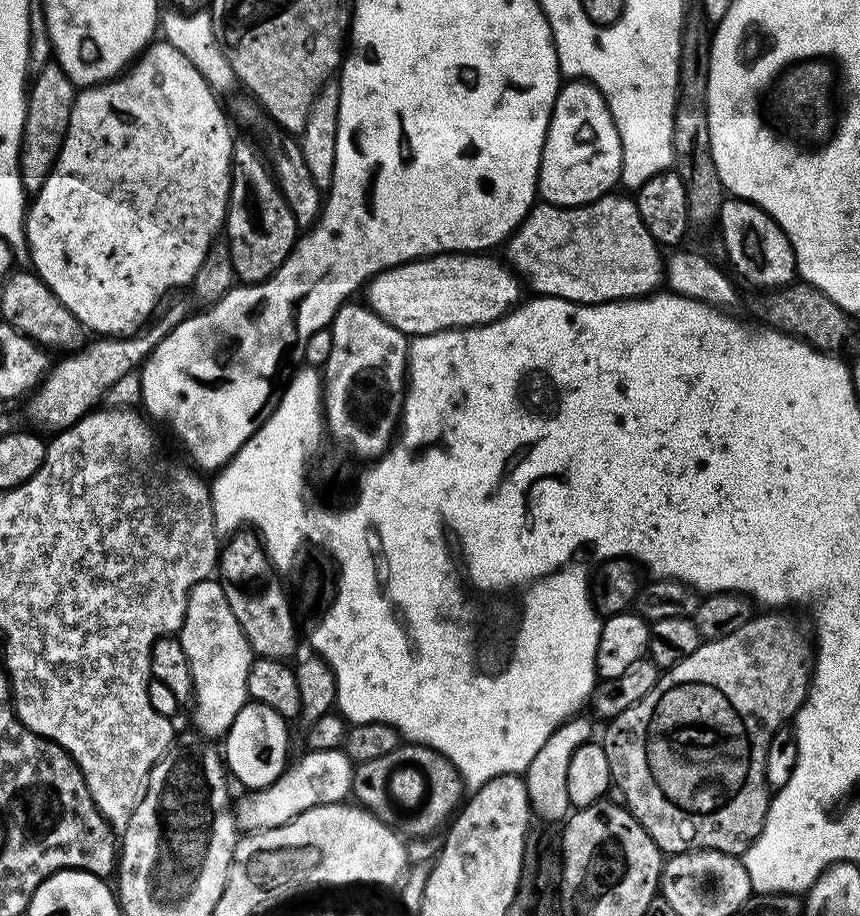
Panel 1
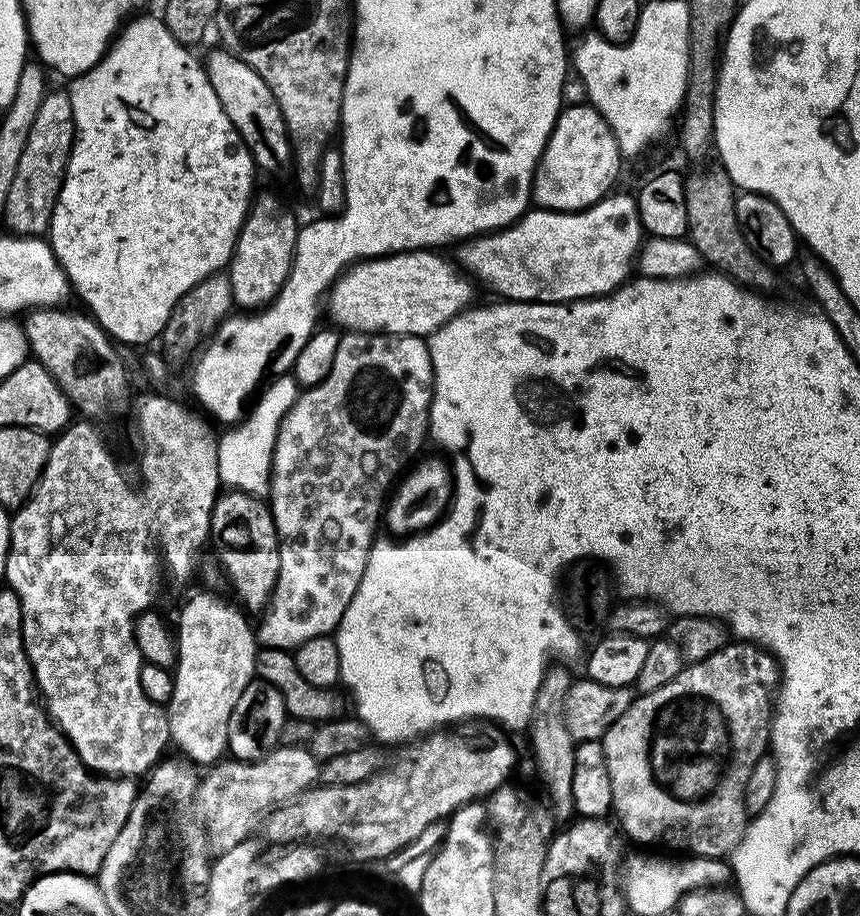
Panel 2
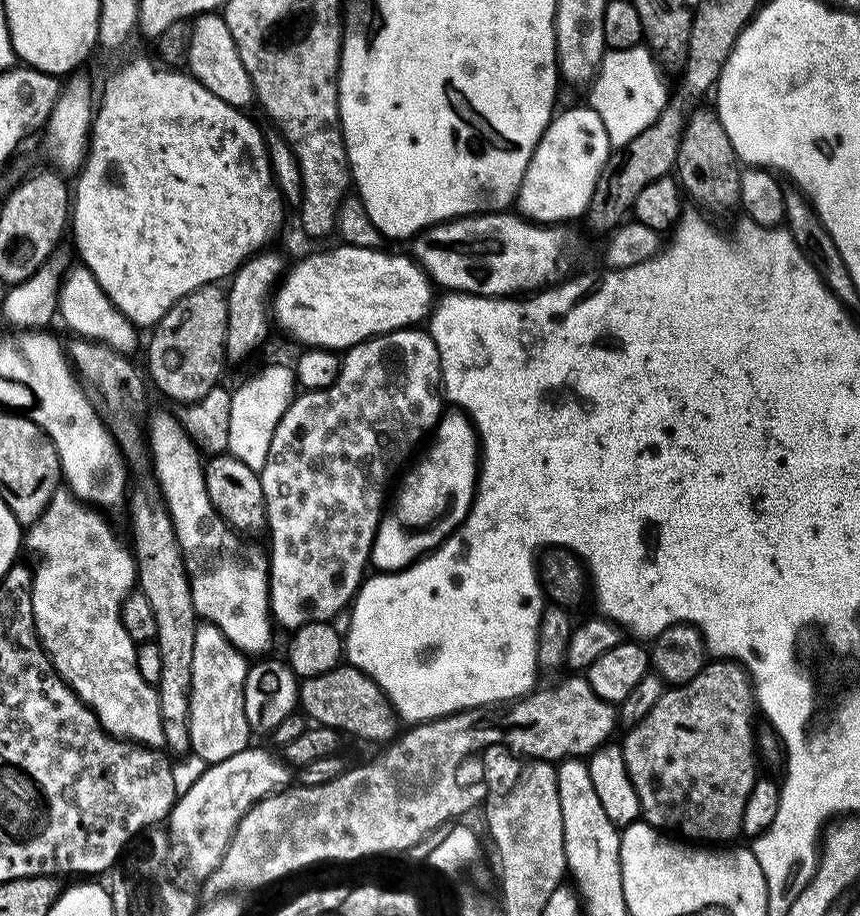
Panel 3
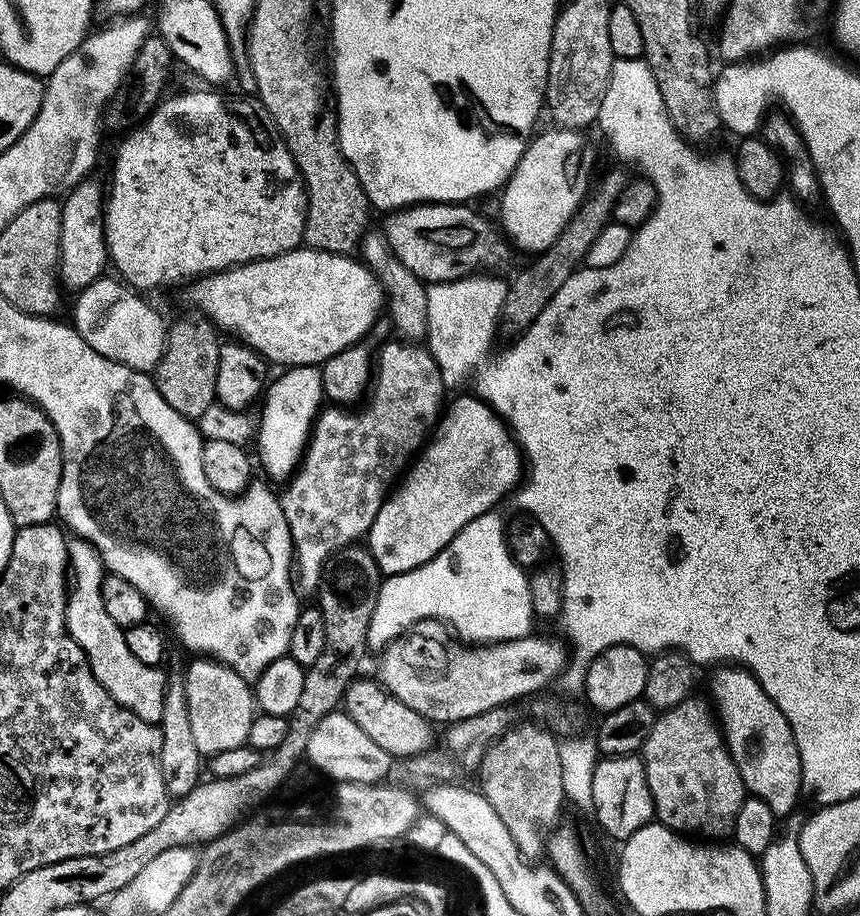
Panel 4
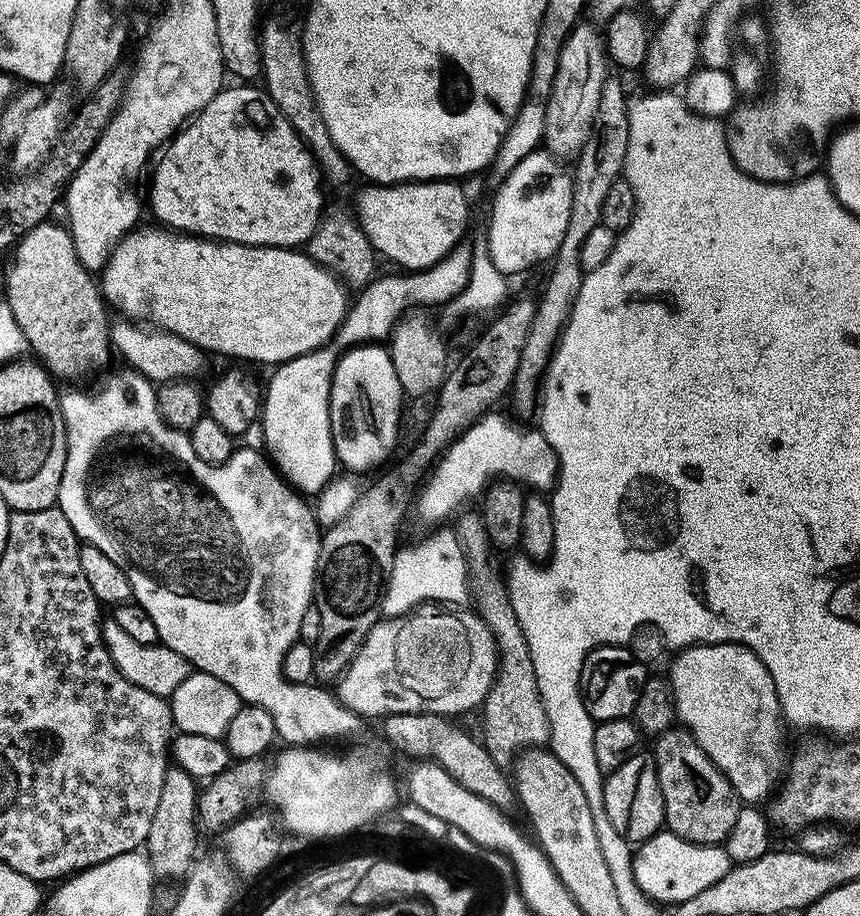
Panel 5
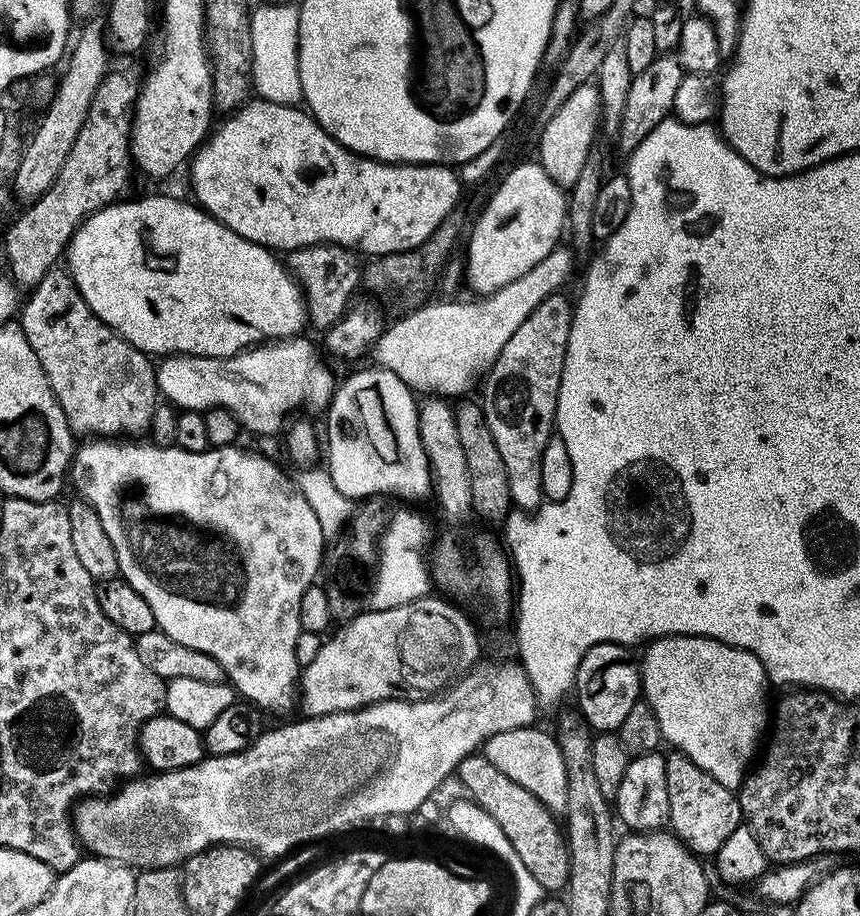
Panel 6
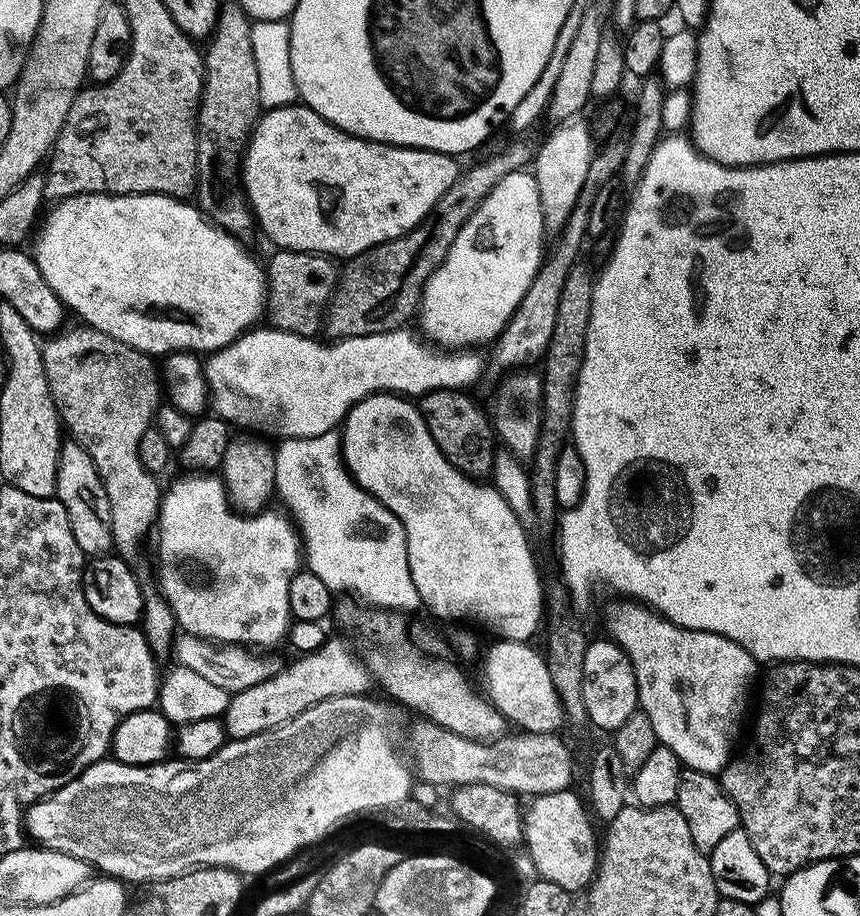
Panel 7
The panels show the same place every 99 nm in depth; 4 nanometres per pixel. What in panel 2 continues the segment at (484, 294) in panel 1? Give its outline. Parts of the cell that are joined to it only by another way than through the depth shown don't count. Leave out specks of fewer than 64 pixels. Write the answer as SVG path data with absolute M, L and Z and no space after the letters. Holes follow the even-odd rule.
M436 250L397 252L353 264L327 293L326 312L332 315L331 323L350 332L431 336L473 303L473 281L440 254Z

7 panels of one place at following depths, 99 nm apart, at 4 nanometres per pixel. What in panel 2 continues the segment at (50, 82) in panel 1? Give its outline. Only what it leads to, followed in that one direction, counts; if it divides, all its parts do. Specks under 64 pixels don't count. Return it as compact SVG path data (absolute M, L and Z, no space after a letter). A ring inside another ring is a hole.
M48 90L38 114L30 126L29 138L18 161L14 182L6 197L2 220L8 223L7 231L12 234L44 234L52 221L52 211L60 193L60 184L66 174L68 159L72 153L72 143L76 137L74 114L71 110L73 97L64 90Z

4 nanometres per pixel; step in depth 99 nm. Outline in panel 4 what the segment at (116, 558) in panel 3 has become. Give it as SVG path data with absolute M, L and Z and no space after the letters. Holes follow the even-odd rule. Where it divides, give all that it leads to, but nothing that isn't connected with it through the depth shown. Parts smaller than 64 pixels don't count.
M79 538L69 539L68 563L70 565L70 587L68 605L66 606L66 626L68 632L78 642L84 652L88 665L92 668L94 678L115 698L123 708L129 708L138 718L147 724L159 725L162 718L162 702L166 694L168 676L160 673L155 664L138 662L134 654L130 654L130 646L126 646L124 629L106 614L106 606L102 602L100 582L105 575L104 563L94 545L87 544Z

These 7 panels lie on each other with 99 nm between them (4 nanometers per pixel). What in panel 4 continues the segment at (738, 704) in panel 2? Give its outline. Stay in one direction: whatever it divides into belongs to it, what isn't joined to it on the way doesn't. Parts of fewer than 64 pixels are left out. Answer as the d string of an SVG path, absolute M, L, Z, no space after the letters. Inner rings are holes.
M696 699L683 700L678 706L659 713L652 726L647 729L638 755L644 764L646 786L652 796L652 810L659 823L676 833L687 834L692 838L727 837L734 826L738 806L742 806L744 801L746 789L734 766L732 756L728 753L717 717L710 711L709 701Z

